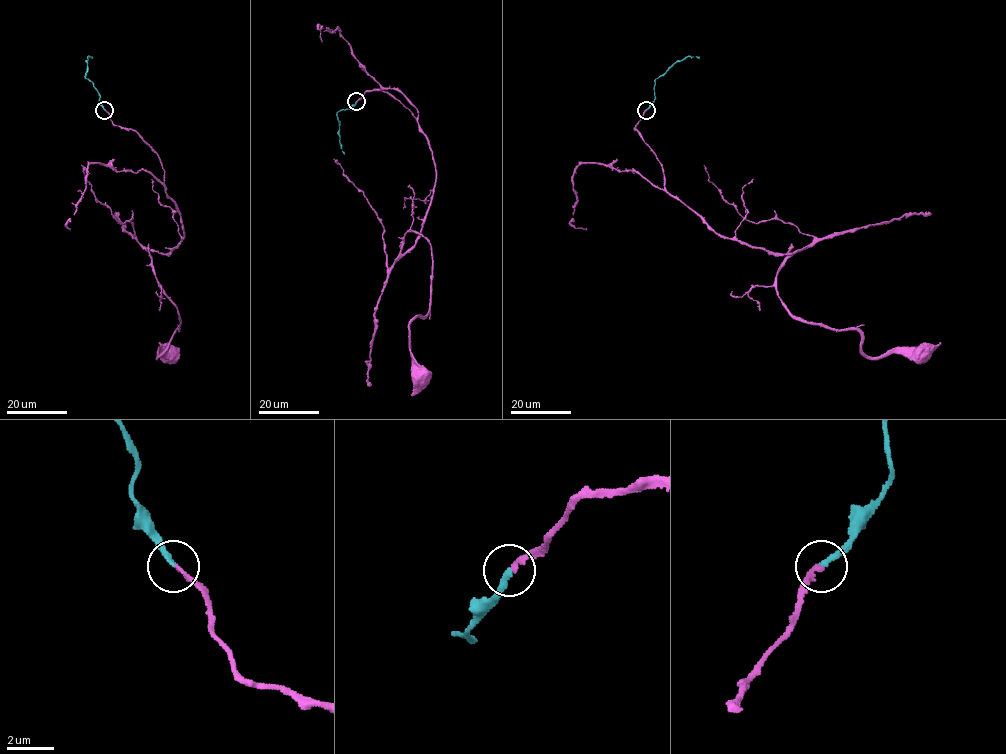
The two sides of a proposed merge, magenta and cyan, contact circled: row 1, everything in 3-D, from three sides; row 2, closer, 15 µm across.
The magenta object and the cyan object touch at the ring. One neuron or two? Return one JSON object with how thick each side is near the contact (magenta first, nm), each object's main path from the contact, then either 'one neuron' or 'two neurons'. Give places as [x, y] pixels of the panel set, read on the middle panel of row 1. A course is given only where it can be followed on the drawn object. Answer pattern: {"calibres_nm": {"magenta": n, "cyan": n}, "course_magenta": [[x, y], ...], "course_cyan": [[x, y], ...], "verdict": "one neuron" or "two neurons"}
{"calibres_nm": {"magenta": 180, "cyan": 240}, "course_magenta": [[357, 101], [395, 97], [435, 163], [401, 248], [407, 231], [431, 247], [420, 377]], "course_cyan": [[357, 101], [351, 110], [341, 109], [337, 113], [339, 141], [344, 154]], "verdict": "one neuron"}

